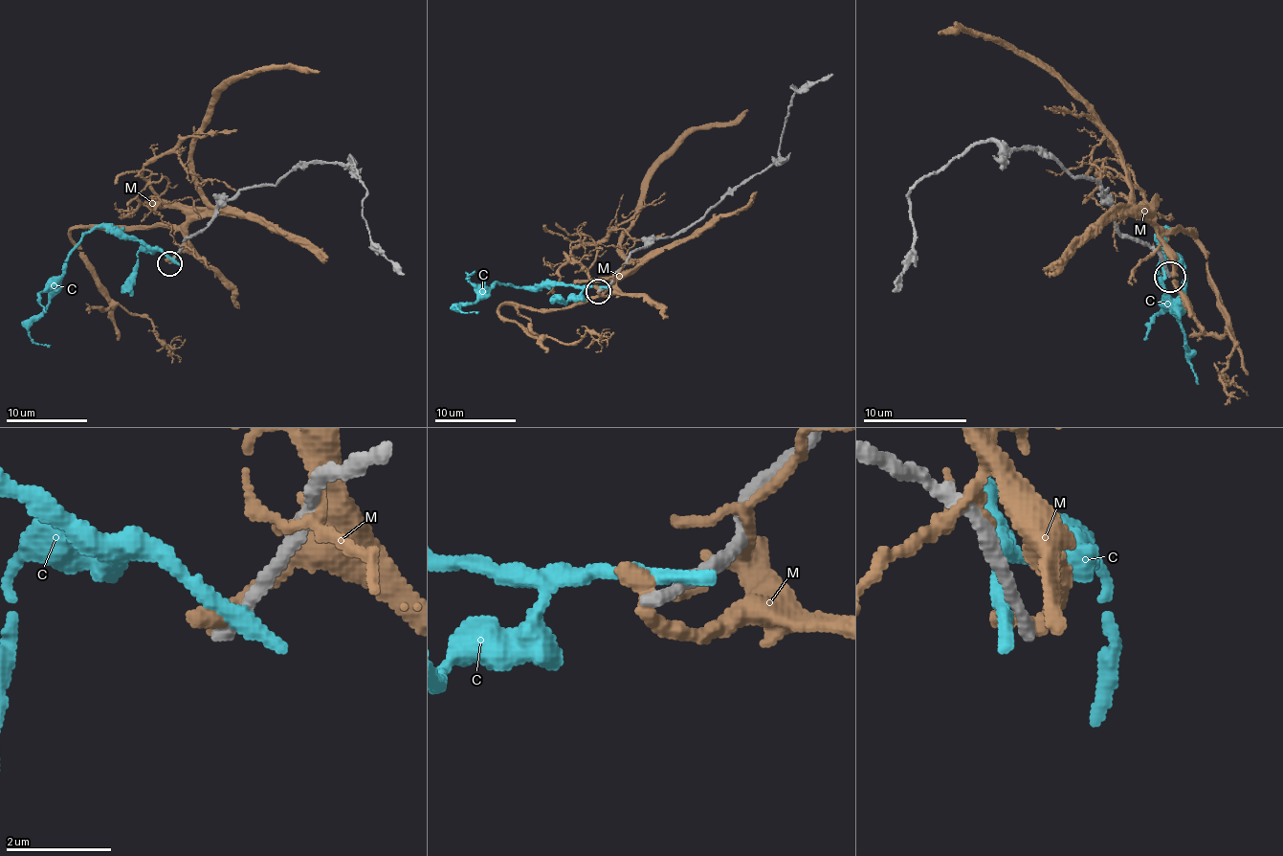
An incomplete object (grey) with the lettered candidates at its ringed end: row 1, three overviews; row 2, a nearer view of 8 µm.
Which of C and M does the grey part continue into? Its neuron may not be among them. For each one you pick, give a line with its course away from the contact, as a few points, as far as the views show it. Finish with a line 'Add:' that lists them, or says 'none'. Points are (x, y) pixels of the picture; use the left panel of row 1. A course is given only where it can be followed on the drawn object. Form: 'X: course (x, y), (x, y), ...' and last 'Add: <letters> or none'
Add: none

